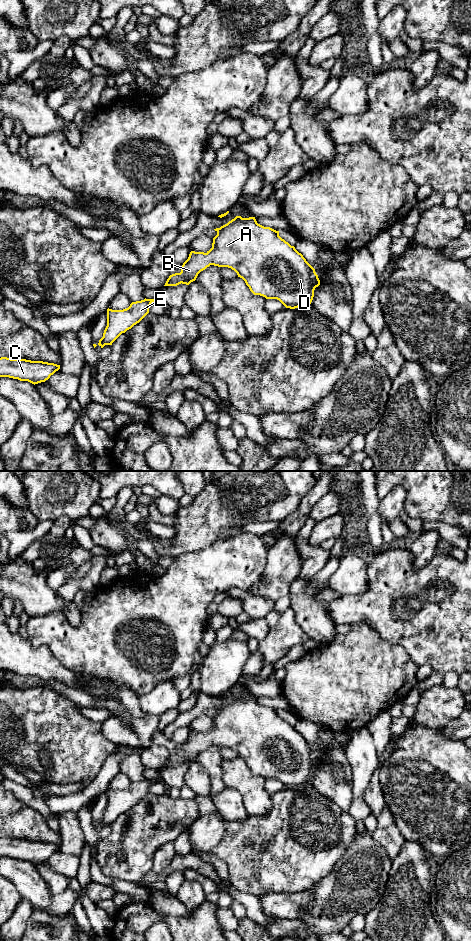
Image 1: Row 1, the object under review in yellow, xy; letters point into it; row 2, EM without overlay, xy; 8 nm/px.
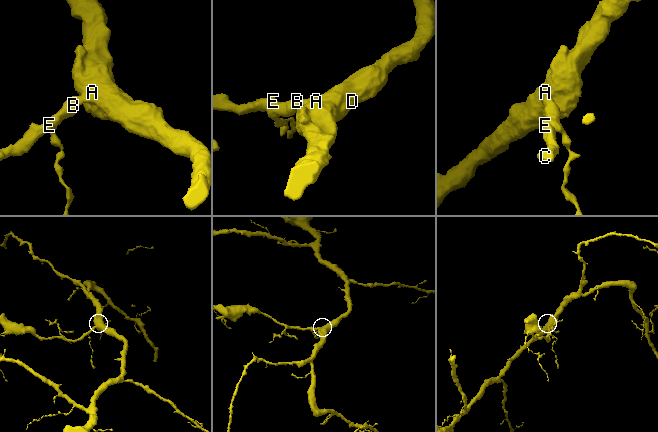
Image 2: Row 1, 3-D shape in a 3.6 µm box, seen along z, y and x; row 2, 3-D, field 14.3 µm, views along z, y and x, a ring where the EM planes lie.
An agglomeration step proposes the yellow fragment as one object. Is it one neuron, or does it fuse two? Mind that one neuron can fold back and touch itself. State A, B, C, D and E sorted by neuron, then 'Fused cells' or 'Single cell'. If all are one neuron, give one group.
Groups: A B C D E. Single cell

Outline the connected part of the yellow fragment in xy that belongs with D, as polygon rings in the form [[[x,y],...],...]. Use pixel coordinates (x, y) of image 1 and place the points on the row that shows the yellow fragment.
[[[236,216],[227,224],[214,230],[217,235],[213,238],[212,248],[206,253],[191,251],[188,259],[181,267],[181,272],[170,275],[164,286],[177,286],[181,283],[189,285],[196,280],[201,271],[210,265],[214,265],[231,268],[237,273],[238,277],[245,281],[254,295],[260,295],[266,299],[277,299],[286,308],[295,309],[311,304],[314,290],[320,285],[318,275],[303,255],[279,236],[279,231],[258,224],[255,217],[242,218],[241,216]]]

